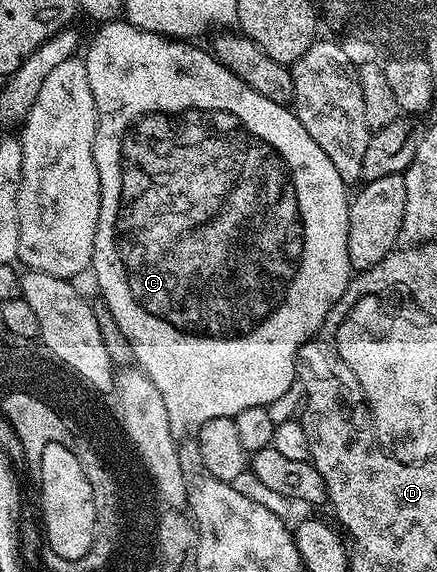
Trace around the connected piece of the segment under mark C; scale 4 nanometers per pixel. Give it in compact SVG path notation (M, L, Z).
M125 19L106 21L100 26L101 29L89 41L89 50L83 53L83 60L87 67L87 79L91 82L91 95L95 95L95 107L97 108L97 126L95 127L95 143L93 154L95 155L95 167L99 171L99 183L101 184L101 206L99 207L99 223L95 231L95 243L93 244L93 263L91 273L97 276L97 285L101 288L100 300L111 307L111 315L115 315L115 323L119 323L119 331L127 335L127 339L133 348L133 361L146 377L149 377L155 387L159 387L159 395L163 395L163 403L167 407L167 419L171 423L171 433L177 433L177 437L189 437L197 425L205 425L211 419L220 417L237 417L239 411L247 407L259 407L260 405L272 406L272 401L277 401L292 385L295 385L295 370L293 358L297 355L297 349L310 337L317 336L321 331L321 324L325 316L331 311L331 307L342 297L351 285L351 266L347 255L347 227L349 226L349 202L350 194L343 179L339 179L339 171L331 164L331 159L323 152L323 147L307 135L307 127L299 123L292 108L271 103L271 99L263 99L259 91L255 91L243 79L239 79L223 63L219 63L208 48L200 49L197 43L190 43L185 39L174 39L161 36L157 33L149 33L137 26L130 25Z

